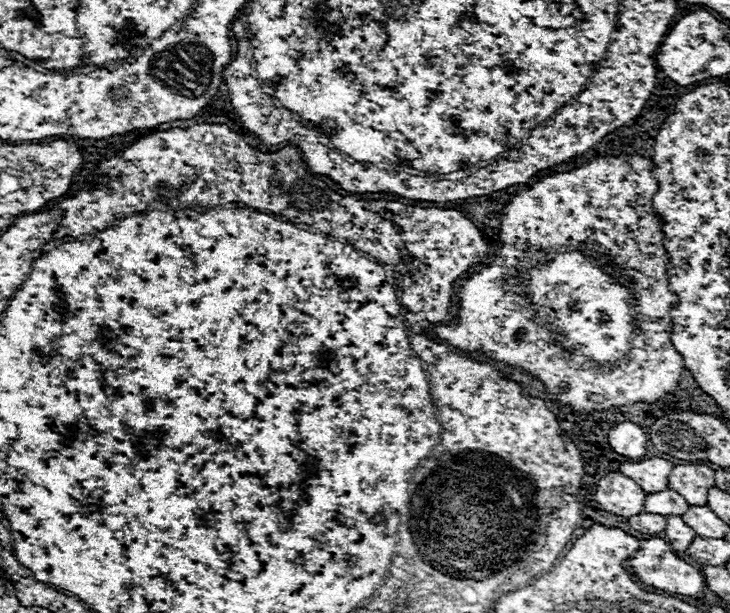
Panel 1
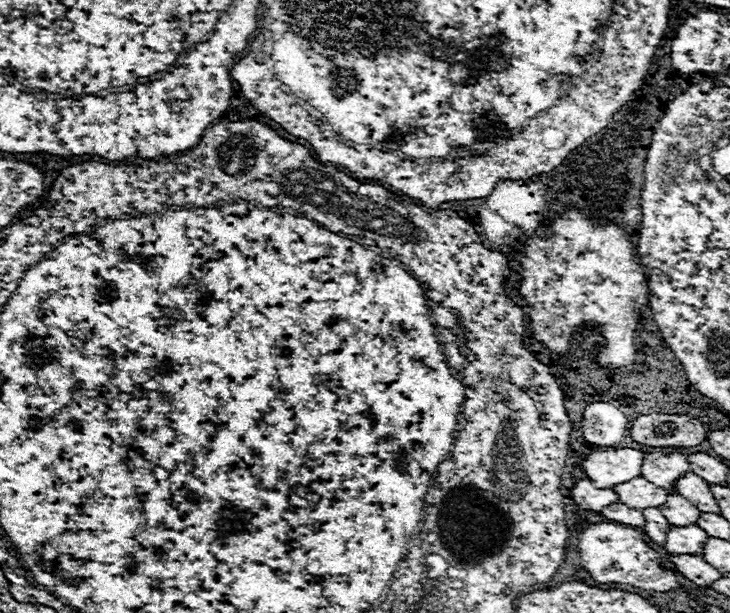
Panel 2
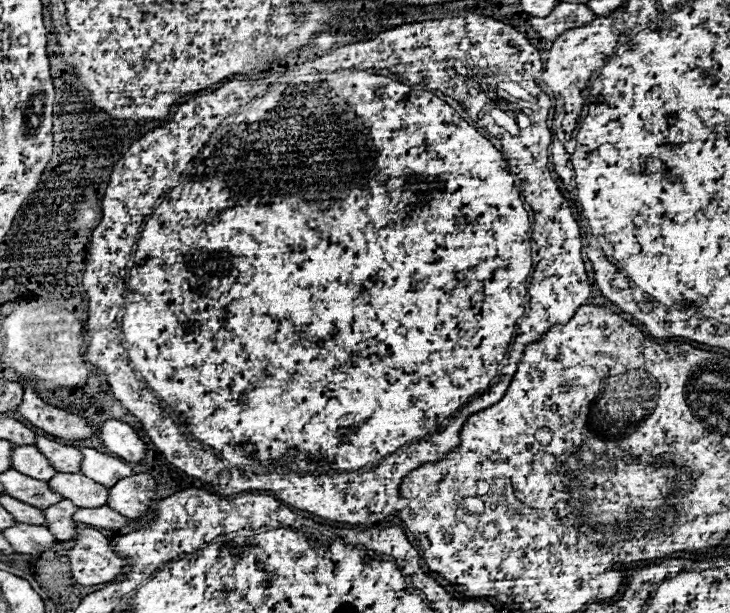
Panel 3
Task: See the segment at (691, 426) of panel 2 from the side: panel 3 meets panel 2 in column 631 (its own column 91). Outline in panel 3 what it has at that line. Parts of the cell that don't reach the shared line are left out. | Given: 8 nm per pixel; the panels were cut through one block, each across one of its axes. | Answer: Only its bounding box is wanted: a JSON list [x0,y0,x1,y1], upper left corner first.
[16,382,94,440]

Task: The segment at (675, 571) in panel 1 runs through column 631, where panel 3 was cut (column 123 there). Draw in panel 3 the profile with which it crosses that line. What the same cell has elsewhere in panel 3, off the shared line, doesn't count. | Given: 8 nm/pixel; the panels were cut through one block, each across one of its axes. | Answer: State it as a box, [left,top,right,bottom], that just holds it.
[68,526,128,586]

